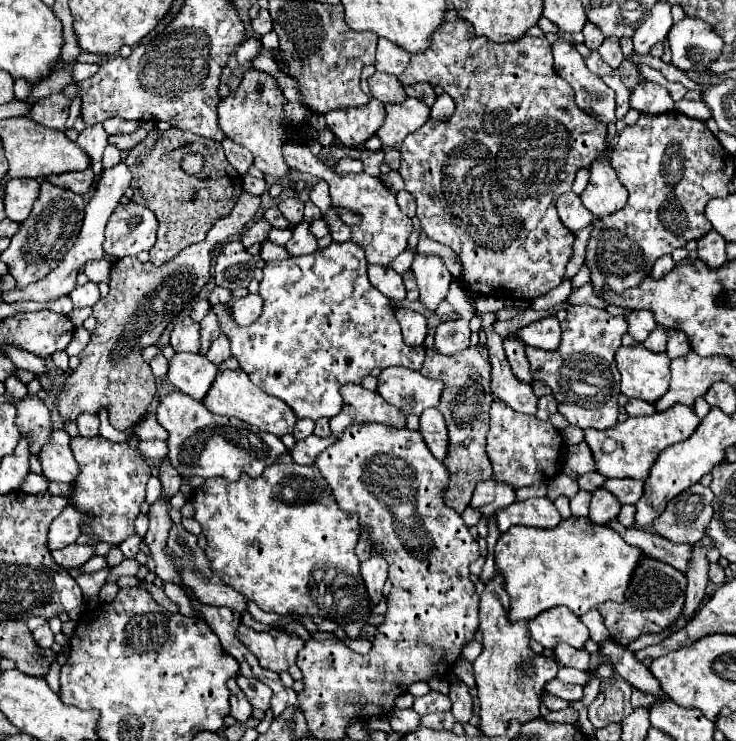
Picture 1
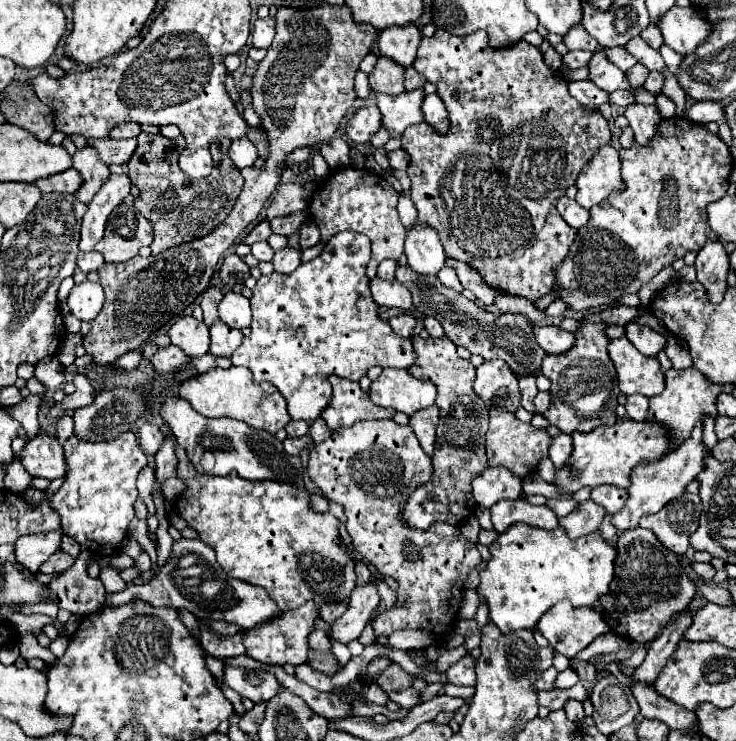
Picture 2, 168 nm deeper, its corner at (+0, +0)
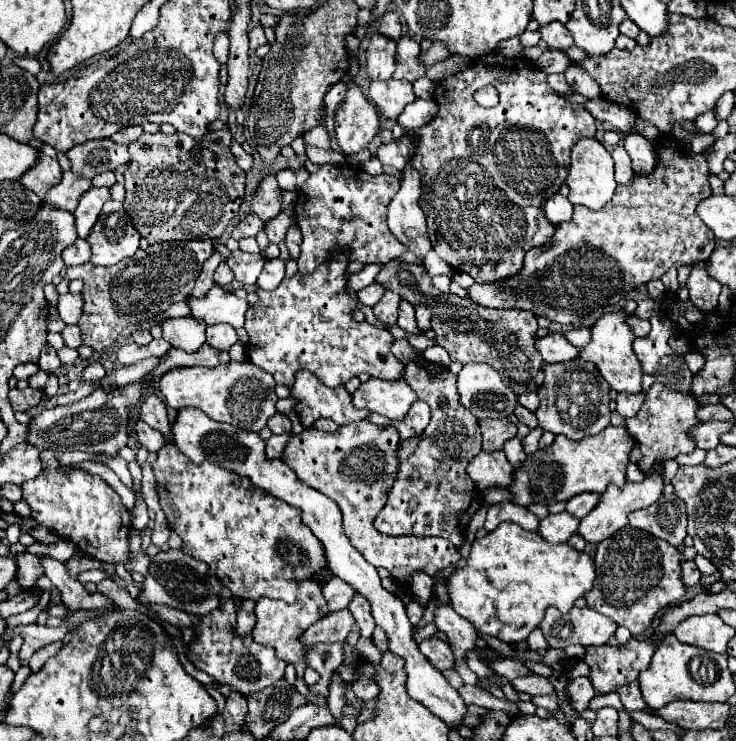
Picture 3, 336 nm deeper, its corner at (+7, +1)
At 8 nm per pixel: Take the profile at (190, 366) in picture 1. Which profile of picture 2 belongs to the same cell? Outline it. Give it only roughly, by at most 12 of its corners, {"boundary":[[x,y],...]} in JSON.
{"boundary":[[174,346],[158,348],[150,364],[158,372],[176,372],[186,354]]}

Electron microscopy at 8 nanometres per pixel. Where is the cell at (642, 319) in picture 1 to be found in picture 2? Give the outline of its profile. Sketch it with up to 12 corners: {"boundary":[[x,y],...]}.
{"boundary":[[628,324],[626,336],[644,356],[656,356],[666,334]]}

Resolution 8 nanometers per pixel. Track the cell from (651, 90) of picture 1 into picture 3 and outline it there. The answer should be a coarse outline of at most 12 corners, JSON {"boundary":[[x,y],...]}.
{"boundary":[[629,133],[623,147],[635,173],[655,167],[655,147],[639,133]]}

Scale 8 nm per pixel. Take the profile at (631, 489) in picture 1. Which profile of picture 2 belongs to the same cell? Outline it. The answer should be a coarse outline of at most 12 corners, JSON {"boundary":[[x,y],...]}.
{"boundary":[[596,486],[590,498],[606,510],[618,512],[628,492],[616,486]]}

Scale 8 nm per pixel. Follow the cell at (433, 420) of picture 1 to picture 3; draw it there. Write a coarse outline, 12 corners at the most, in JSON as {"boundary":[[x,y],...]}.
{"boundary":[[425,401],[413,403],[409,415],[391,421],[401,439],[419,437],[429,425],[431,411]]}

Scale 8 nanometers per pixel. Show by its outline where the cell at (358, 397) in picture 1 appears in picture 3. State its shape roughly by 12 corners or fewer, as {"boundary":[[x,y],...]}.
{"boundary":[[297,371],[291,395],[305,427],[327,417],[337,425],[367,419],[341,387]]}

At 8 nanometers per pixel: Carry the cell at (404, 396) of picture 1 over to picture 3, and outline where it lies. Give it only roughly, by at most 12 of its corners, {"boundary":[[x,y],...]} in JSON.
{"boundary":[[371,377],[353,393],[355,407],[403,419],[415,391],[403,379]]}

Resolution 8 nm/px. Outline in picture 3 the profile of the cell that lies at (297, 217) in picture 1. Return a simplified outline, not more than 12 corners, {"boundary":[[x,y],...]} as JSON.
{"boundary":[[265,177],[251,199],[251,211],[263,221],[281,213],[277,179]]}

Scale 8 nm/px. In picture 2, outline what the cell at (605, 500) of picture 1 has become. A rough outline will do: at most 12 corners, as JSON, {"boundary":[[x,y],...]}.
{"boundary":[[586,500],[576,512],[560,518],[574,540],[596,532],[604,508]]}

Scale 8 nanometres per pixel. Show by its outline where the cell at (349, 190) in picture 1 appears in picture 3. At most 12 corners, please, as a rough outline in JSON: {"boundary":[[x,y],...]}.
{"boundary":[[305,163],[297,191],[299,271],[353,251],[367,263],[423,265],[389,231],[395,175]]}

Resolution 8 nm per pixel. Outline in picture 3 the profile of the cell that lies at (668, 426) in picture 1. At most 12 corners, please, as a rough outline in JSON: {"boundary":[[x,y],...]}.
{"boundary":[[625,427],[555,443],[513,475],[513,503],[551,505],[621,487]]}

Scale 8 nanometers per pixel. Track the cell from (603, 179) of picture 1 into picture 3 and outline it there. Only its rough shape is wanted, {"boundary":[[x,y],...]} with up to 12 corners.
{"boundary":[[597,139],[571,151],[569,201],[601,209],[615,193],[613,157]]}

